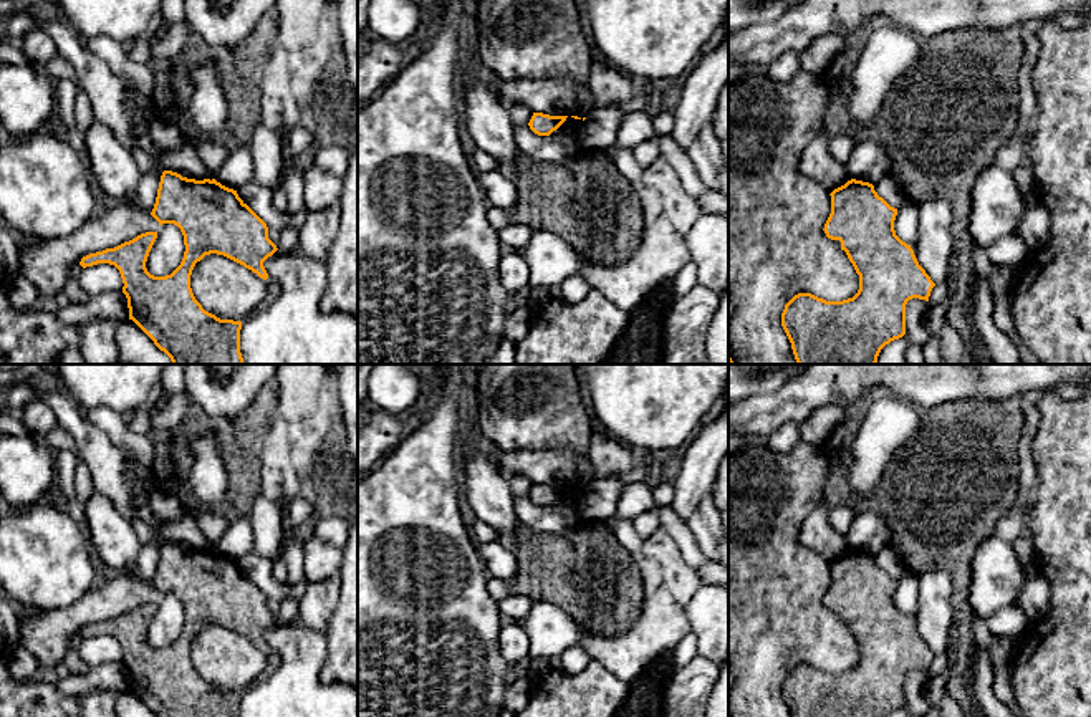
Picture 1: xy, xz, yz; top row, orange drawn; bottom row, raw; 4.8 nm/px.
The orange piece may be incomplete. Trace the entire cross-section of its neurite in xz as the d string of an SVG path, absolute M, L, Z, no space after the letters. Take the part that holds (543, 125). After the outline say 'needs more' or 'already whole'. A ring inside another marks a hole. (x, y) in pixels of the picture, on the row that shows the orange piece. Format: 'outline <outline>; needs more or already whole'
outline M533 113L528 126L538 136L550 136L566 121L566 118L568 116L550 116L543 113Z; already whole

